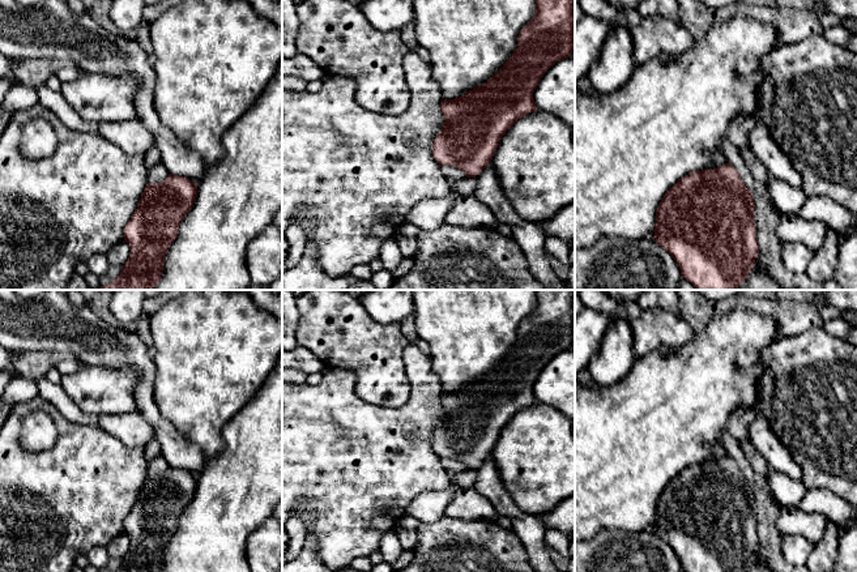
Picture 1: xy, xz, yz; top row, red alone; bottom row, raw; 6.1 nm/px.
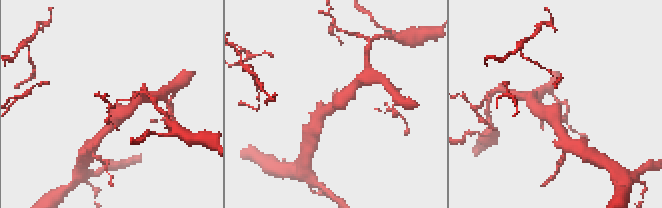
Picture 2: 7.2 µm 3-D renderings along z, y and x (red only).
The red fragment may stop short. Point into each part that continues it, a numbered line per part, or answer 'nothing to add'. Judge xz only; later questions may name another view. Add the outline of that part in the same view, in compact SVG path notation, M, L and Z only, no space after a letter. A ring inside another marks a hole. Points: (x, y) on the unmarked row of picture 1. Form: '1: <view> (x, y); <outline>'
nothing to add

